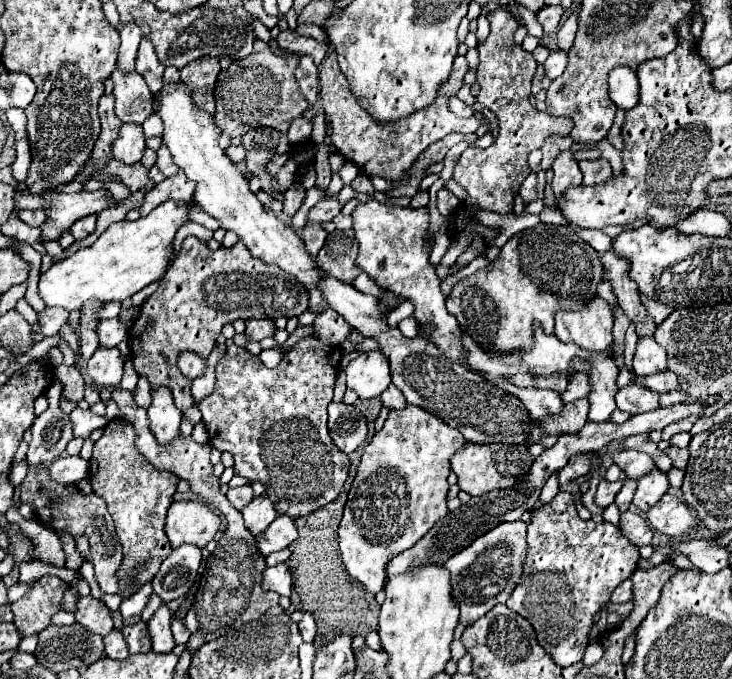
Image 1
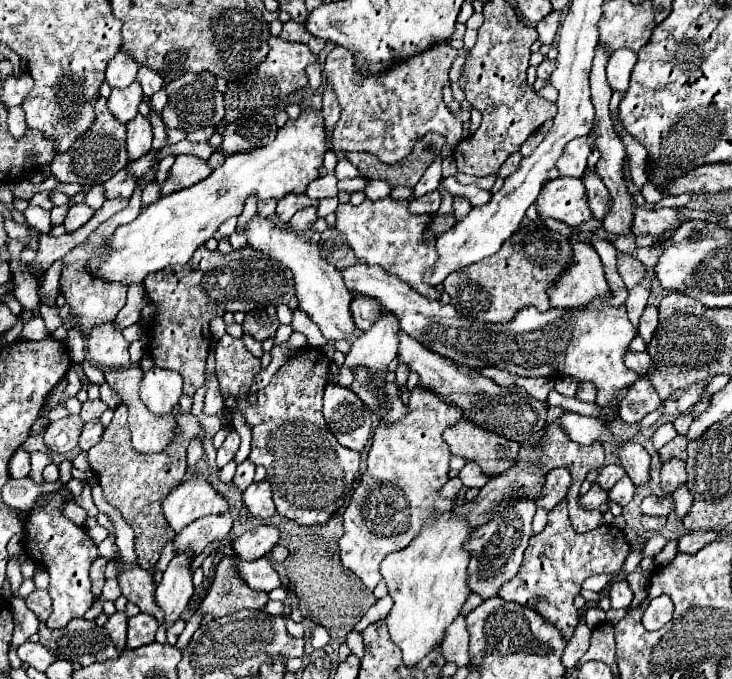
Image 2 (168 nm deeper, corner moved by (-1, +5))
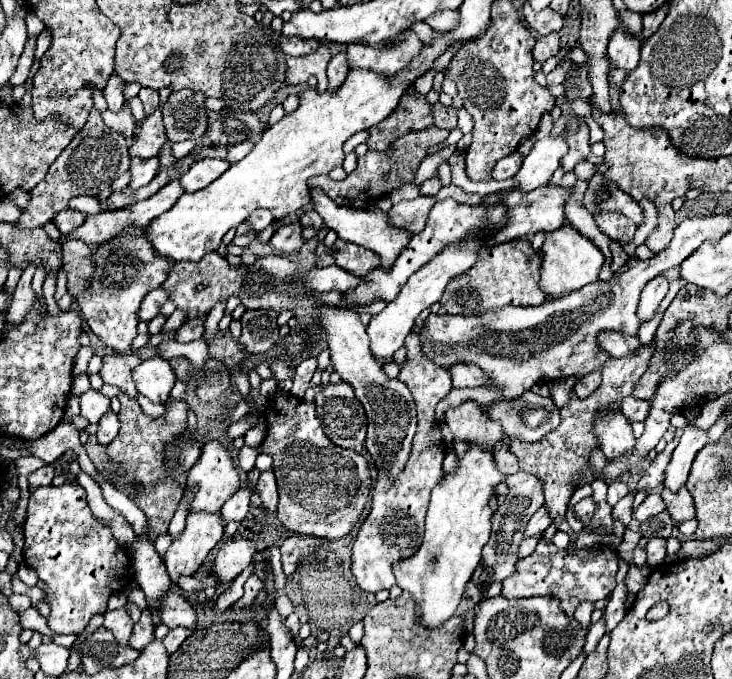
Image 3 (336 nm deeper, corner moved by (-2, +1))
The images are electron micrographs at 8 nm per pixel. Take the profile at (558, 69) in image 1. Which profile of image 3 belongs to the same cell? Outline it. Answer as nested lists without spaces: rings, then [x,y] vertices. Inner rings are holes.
[[[566,60],[562,66],[554,68],[550,74],[546,74],[546,82],[548,82],[548,86],[550,86],[550,84],[562,84],[562,82],[564,82],[564,78],[566,78],[566,68],[568,68],[568,62],[570,62],[570,60]]]

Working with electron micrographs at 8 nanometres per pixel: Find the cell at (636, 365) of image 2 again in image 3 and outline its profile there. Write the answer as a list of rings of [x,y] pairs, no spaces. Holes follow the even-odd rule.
[[[602,332],[598,336],[600,346],[614,358],[624,358],[628,354],[636,354],[640,342],[636,336],[624,336],[620,332]]]

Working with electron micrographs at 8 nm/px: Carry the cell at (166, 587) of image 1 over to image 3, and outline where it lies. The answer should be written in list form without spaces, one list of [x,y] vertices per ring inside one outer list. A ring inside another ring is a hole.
[[[246,484],[244,488],[240,488],[220,510],[220,516],[222,516],[222,522],[228,524],[228,522],[242,522],[244,516],[248,514],[248,508],[250,508],[250,496],[252,496],[252,490],[250,486]]]

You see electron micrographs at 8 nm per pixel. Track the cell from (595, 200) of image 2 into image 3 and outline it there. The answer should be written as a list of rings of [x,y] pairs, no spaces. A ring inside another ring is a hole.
[[[598,212],[594,216],[600,232],[604,232],[608,238],[618,242],[630,242],[636,232],[636,224],[628,220],[626,216],[620,216],[616,212]]]

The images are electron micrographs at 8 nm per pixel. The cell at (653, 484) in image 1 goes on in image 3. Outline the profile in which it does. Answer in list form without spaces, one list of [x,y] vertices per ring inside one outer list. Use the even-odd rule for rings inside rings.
[[[618,410],[614,414],[600,416],[600,420],[596,420],[594,432],[602,452],[610,462],[616,460],[618,456],[624,456],[624,452],[632,452],[636,444],[636,438],[632,434],[628,420]]]

